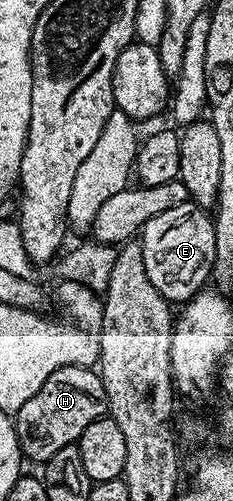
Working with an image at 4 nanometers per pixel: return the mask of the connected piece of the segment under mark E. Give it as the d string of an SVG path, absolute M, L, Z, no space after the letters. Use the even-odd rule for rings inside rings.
M188 199L161 215L153 215L141 230L145 275L169 303L186 303L212 280L215 272L215 223L212 214Z

